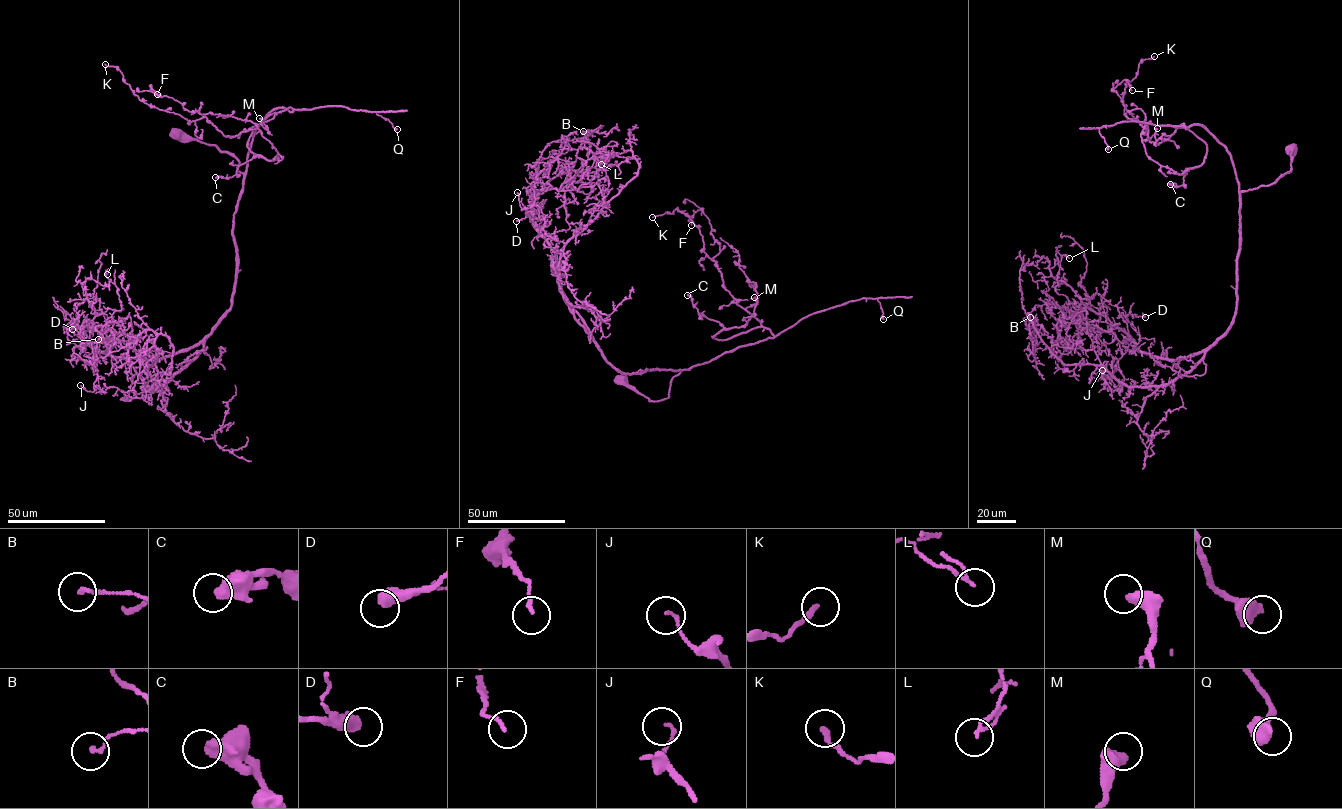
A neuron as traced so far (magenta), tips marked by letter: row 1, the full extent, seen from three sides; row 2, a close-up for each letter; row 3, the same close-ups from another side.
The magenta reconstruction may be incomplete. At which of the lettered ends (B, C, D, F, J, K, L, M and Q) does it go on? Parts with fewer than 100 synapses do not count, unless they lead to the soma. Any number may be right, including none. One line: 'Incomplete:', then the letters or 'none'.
Incomplete: none

